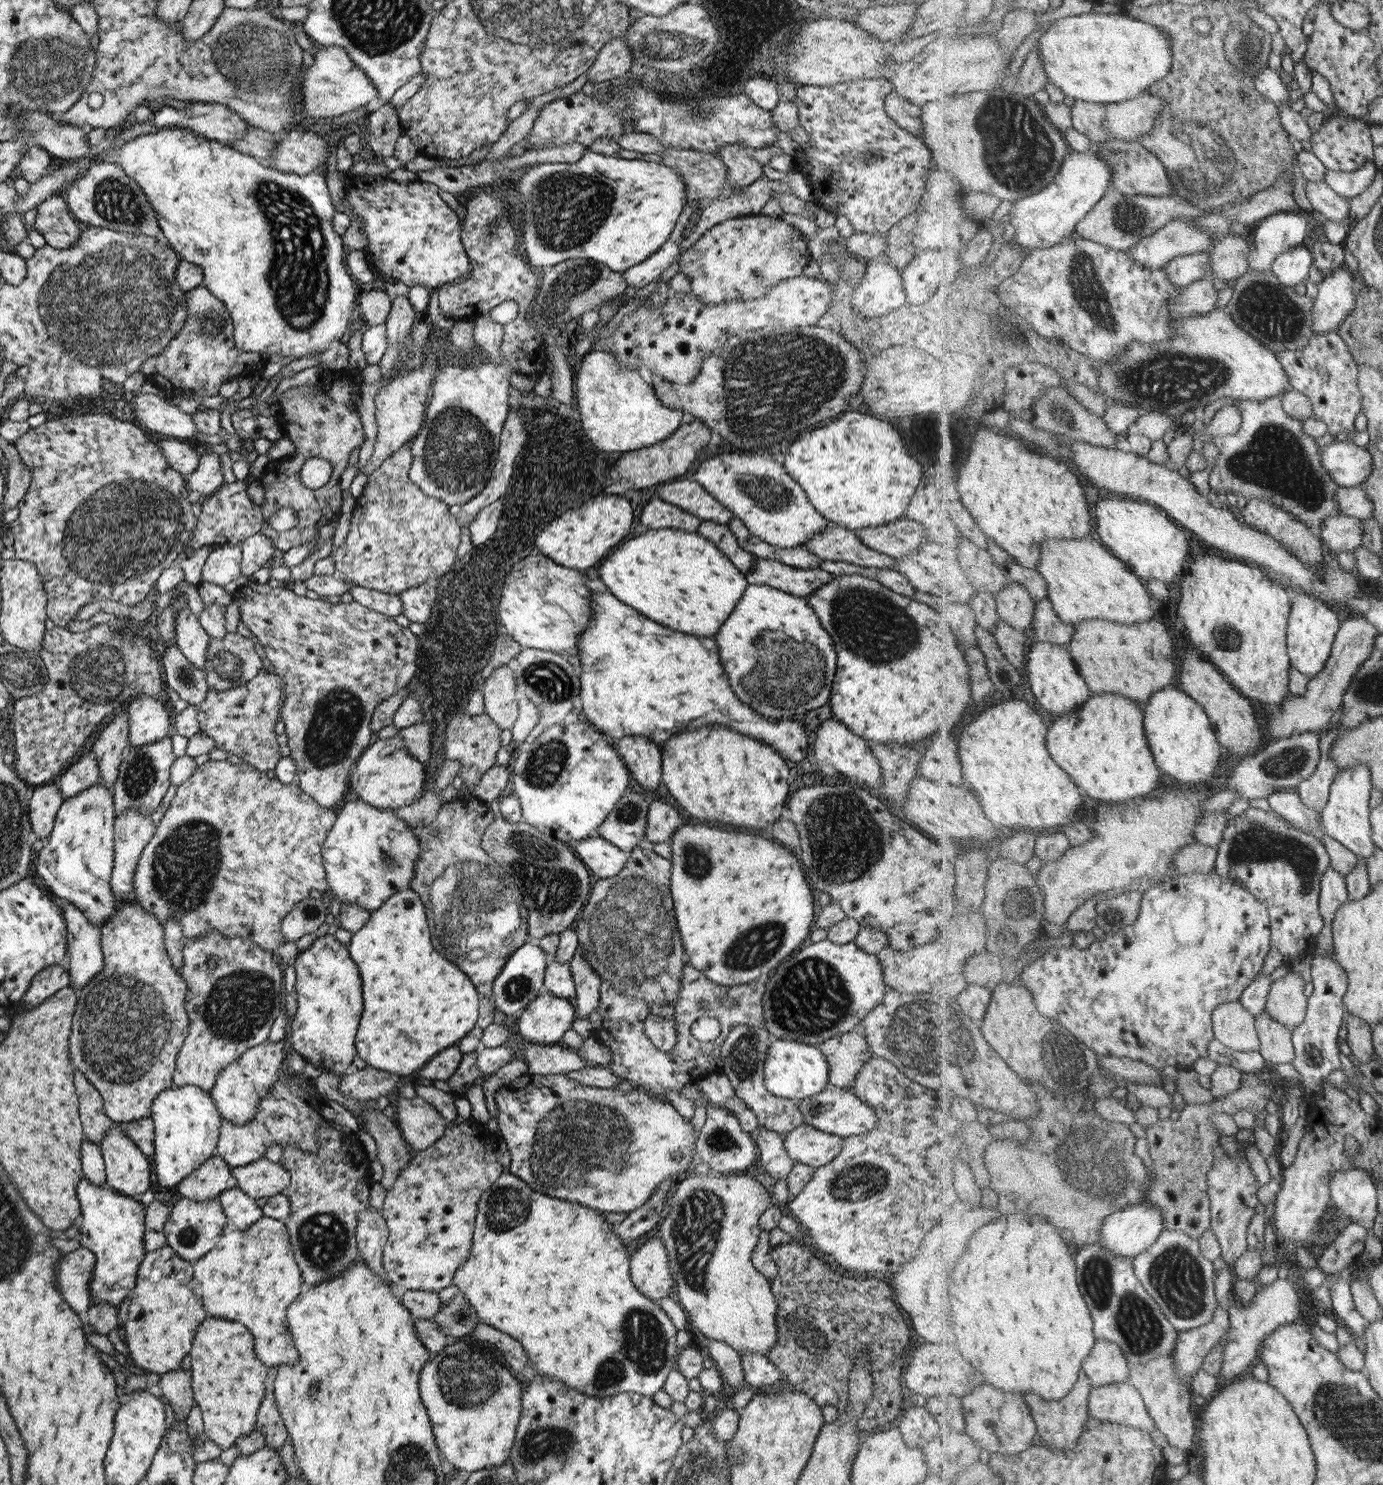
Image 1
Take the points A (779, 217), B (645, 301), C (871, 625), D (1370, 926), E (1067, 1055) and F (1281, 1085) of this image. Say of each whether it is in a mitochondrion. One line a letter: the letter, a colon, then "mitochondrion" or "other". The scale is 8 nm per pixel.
A: other
B: other
C: mitochondrion
D: other
E: mitochondrion
F: other

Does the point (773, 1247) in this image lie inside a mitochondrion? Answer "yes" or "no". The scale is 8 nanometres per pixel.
no

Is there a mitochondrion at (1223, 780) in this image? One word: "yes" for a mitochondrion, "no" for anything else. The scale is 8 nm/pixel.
no

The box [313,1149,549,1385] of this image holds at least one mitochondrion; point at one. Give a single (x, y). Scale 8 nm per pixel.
(507, 1206)

